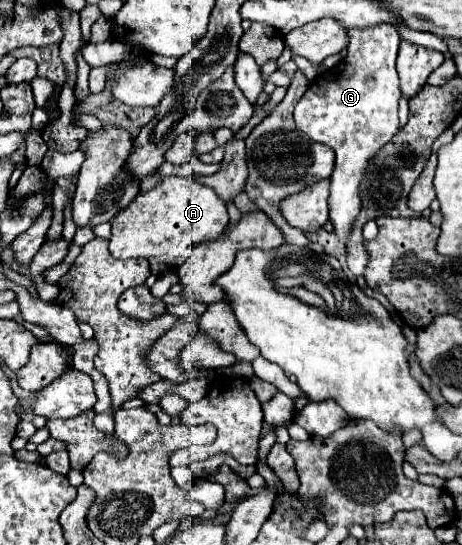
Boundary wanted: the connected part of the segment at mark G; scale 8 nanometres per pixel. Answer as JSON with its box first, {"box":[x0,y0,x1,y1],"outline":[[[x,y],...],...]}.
{"box":[295,23,401,243],"outline":[[[381,23],[377,27],[365,27],[365,29],[349,29],[349,47],[347,57],[335,65],[333,69],[325,71],[323,75],[315,77],[315,81],[309,85],[307,93],[301,97],[301,101],[295,107],[295,123],[301,131],[305,131],[313,141],[329,145],[337,159],[335,169],[331,173],[331,195],[329,195],[329,219],[333,223],[333,233],[341,243],[349,243],[353,233],[353,223],[361,211],[361,197],[359,197],[359,183],[361,175],[365,175],[365,167],[369,167],[369,159],[377,155],[377,151],[399,131],[399,119],[397,119],[397,107],[401,99],[399,91],[399,79],[395,71],[395,59],[399,49],[399,33],[393,25]]]}

